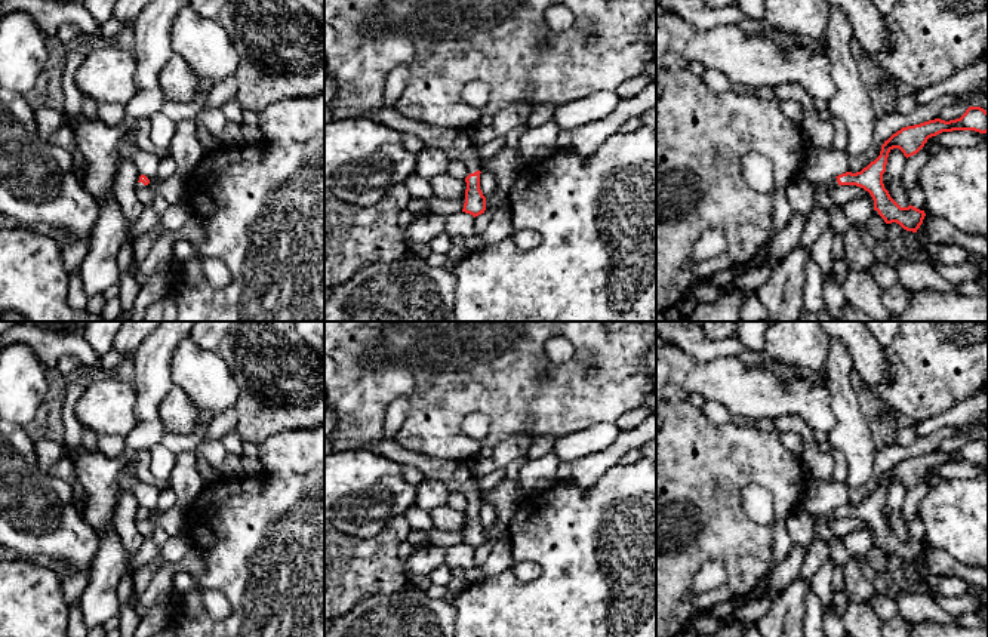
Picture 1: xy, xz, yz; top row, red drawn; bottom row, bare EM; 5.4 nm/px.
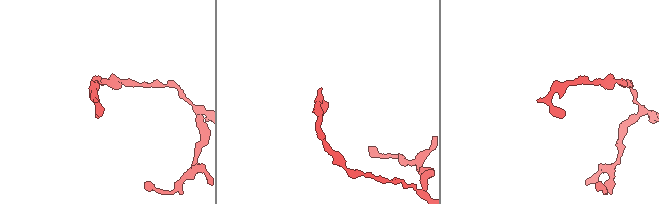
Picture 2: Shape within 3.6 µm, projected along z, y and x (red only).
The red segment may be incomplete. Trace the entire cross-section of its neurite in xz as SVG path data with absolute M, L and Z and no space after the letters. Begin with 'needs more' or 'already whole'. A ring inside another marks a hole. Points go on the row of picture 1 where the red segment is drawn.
needs more; M384 107L378 111L363 113L360 117L370 119L400 133L412 133L424 141L427 147L441 150L449 160L464 161L470 175L465 178L465 203L462 212L474 218L484 213L486 197L480 190L480 160L474 144L464 129L440 127L424 121L409 120L394 107Z

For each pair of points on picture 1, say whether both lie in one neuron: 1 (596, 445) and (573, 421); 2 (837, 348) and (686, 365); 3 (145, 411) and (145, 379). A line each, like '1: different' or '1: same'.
1: different
2: different
3: same

